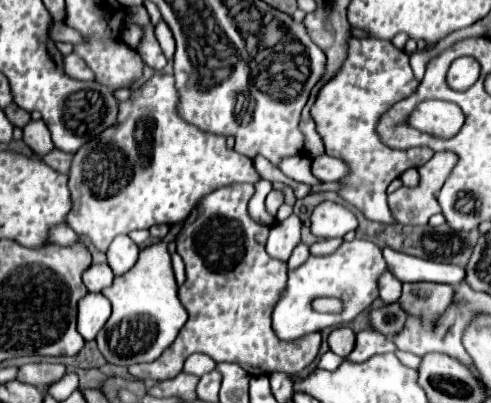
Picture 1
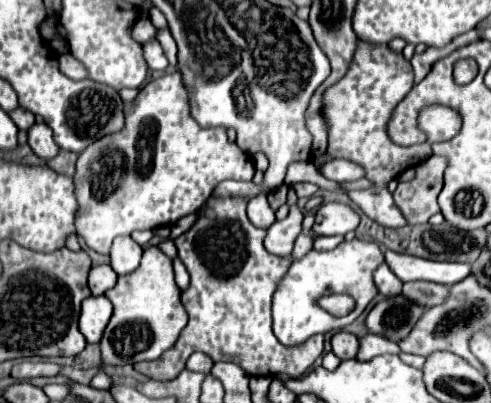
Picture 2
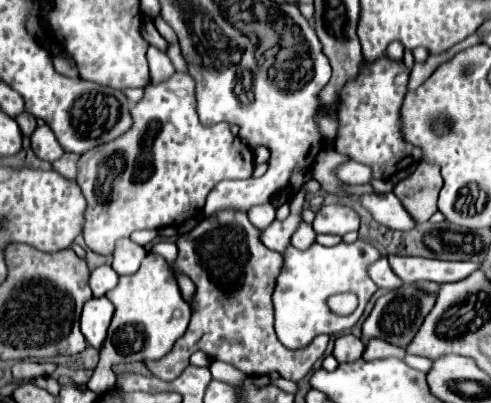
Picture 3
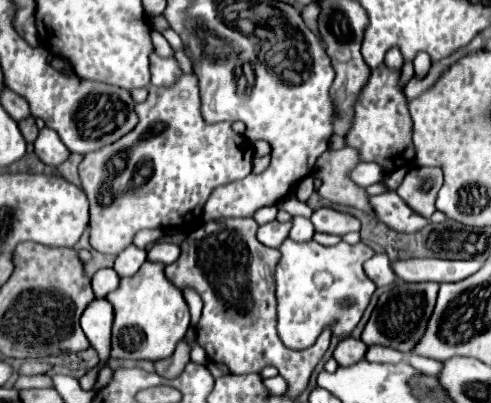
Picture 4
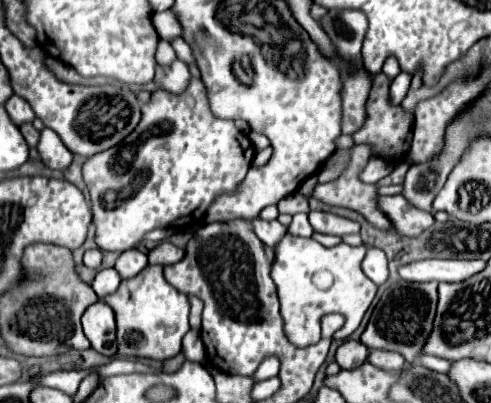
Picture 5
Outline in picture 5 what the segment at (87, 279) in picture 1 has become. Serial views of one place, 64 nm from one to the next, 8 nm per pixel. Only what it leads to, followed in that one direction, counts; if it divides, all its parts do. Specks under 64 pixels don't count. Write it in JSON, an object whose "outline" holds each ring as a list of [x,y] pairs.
{"outline":[[[106,268],[106,270],[100,270],[92,282],[92,290],[96,292],[98,298],[104,298],[112,292],[116,292],[118,284],[120,284],[120,274],[114,270],[114,268]]]}

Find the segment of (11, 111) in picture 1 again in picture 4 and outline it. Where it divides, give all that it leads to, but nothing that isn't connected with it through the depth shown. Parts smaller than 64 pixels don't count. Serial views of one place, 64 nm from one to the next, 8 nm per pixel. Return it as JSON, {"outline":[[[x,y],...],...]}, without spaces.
{"outline":[[[32,116],[26,118],[26,120],[22,120],[22,122],[18,122],[18,126],[20,126],[20,132],[22,132],[22,136],[24,136],[24,140],[28,144],[32,144],[38,138],[38,128],[36,128]]]}

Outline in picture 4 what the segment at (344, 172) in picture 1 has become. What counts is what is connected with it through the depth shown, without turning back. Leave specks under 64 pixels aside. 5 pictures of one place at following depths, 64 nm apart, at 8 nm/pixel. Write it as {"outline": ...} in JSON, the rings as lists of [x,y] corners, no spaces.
{"outline":[[[360,162],[354,170],[352,170],[352,180],[356,180],[356,184],[360,186],[372,186],[376,182],[382,182],[384,172],[376,162]]]}

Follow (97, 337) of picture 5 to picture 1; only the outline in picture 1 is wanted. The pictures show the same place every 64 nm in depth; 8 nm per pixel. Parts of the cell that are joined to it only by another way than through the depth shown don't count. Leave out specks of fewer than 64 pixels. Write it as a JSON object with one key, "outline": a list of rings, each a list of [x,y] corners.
{"outline":[[[88,294],[78,304],[78,332],[84,340],[94,340],[110,318],[110,300],[104,294]]]}

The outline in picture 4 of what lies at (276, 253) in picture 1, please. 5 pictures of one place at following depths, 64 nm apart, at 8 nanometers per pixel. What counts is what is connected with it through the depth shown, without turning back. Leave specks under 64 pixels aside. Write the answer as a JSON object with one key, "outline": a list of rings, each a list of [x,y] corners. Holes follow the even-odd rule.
{"outline":[[[306,176],[306,178],[298,184],[296,196],[298,196],[300,200],[308,200],[308,198],[312,196],[312,192],[314,192],[314,178],[312,178],[312,176]],[[278,220],[268,222],[268,224],[262,224],[262,226],[258,228],[258,240],[260,240],[262,244],[270,246],[270,248],[278,248],[278,246],[284,242],[284,238],[288,236],[288,228],[290,228],[290,226],[292,226],[290,222],[280,224]]]}

